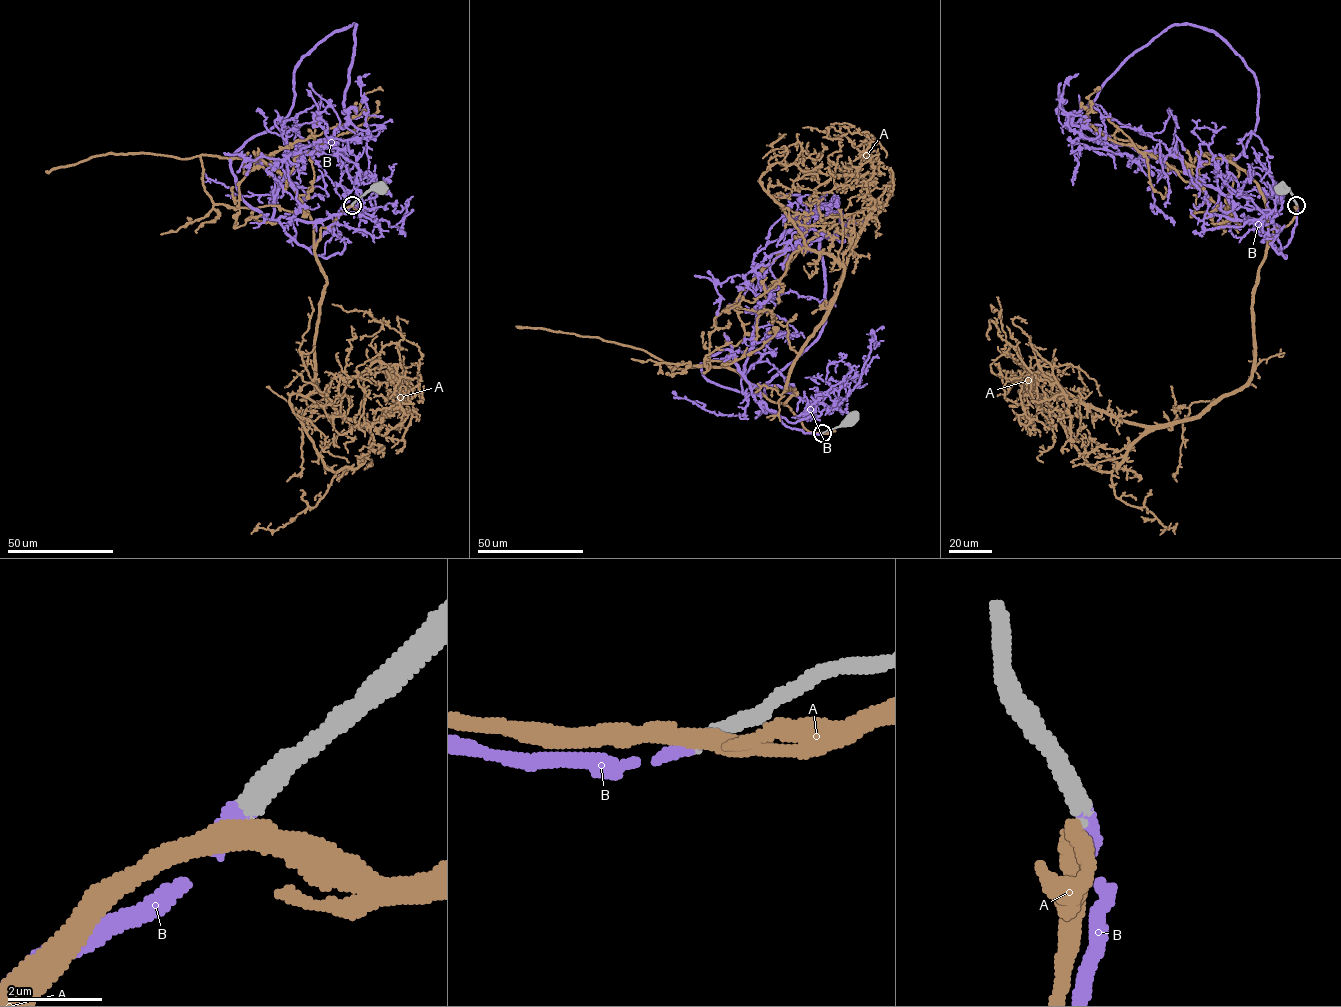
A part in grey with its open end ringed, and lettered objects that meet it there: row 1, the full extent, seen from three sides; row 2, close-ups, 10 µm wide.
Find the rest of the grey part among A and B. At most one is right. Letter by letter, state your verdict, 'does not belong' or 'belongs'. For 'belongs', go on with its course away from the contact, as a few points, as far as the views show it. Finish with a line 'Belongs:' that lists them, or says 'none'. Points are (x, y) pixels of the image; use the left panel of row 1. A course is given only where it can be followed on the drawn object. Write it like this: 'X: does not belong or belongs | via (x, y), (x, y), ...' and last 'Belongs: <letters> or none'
A: does not belong
B: belongs | via (352, 204), (308, 249), (242, 198), (231, 159), (287, 115), (299, 61), (354, 24), (353, 39)
Belongs: B

